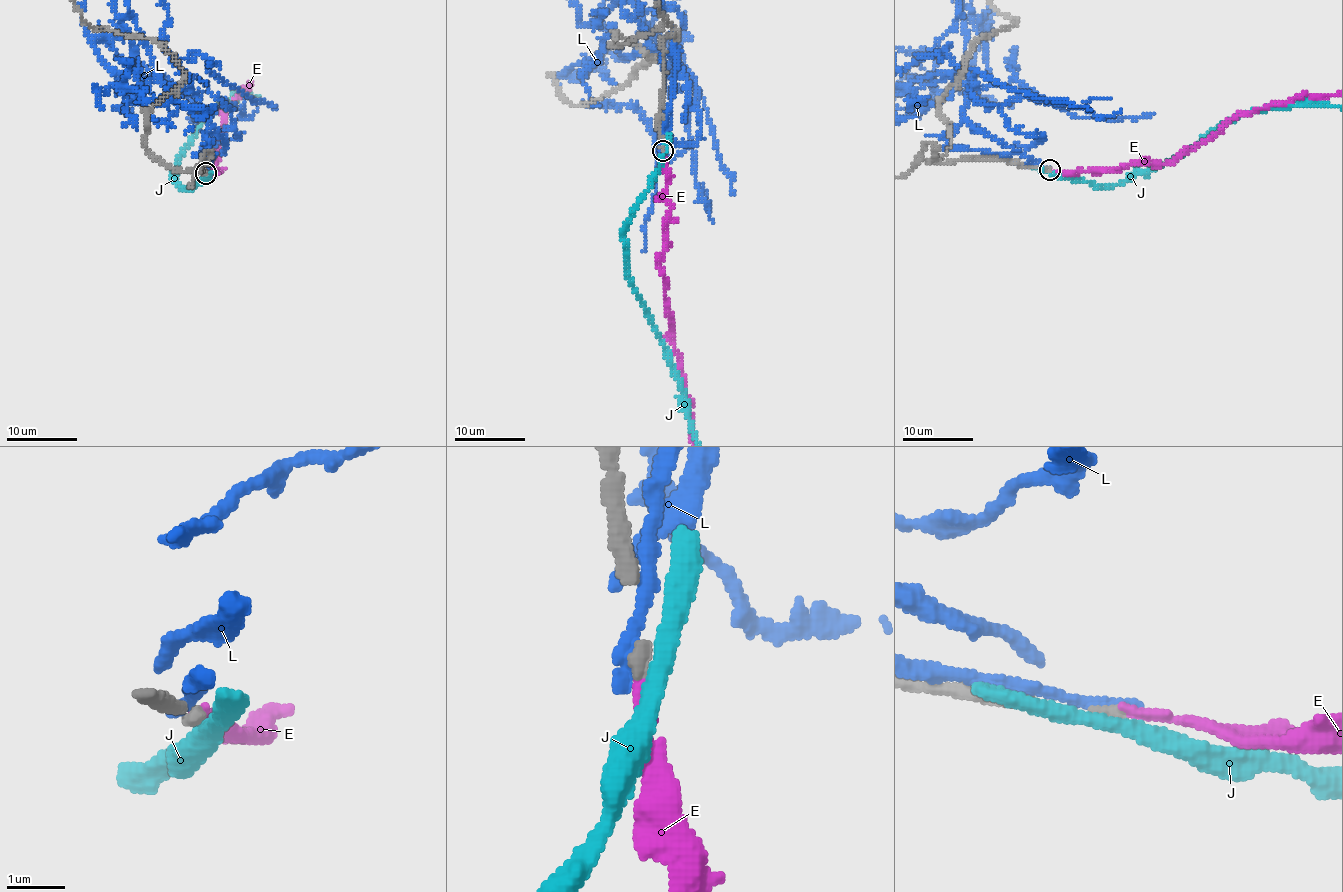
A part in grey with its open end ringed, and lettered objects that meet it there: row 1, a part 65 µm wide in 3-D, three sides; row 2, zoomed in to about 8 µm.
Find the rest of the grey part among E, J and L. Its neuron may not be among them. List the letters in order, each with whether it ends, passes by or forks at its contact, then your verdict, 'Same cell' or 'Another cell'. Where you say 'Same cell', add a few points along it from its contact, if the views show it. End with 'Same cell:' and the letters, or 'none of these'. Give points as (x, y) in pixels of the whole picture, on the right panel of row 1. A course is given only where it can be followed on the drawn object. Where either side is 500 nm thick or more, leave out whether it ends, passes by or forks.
E: It ends there. Same cell
J: It passes by. Another cell
L: It ends there. Another cell
Same cell: E

